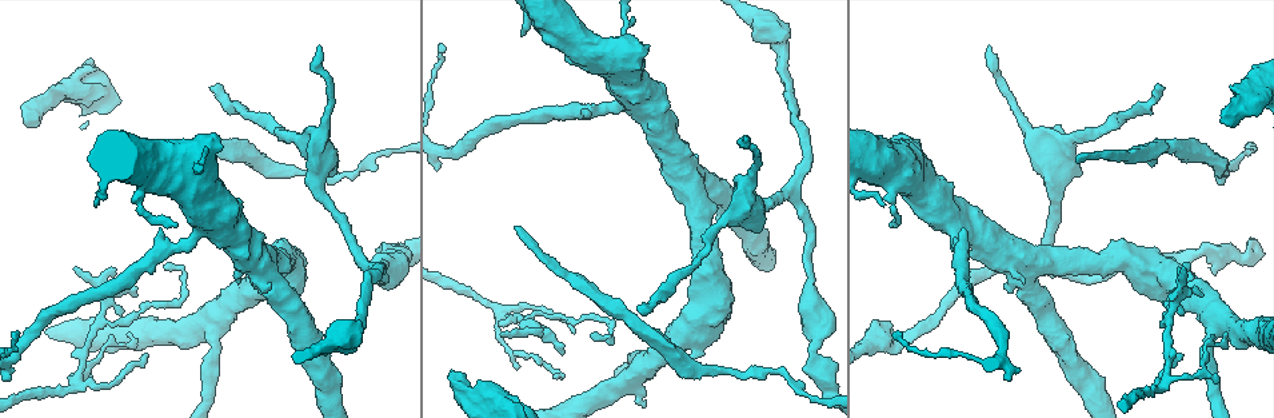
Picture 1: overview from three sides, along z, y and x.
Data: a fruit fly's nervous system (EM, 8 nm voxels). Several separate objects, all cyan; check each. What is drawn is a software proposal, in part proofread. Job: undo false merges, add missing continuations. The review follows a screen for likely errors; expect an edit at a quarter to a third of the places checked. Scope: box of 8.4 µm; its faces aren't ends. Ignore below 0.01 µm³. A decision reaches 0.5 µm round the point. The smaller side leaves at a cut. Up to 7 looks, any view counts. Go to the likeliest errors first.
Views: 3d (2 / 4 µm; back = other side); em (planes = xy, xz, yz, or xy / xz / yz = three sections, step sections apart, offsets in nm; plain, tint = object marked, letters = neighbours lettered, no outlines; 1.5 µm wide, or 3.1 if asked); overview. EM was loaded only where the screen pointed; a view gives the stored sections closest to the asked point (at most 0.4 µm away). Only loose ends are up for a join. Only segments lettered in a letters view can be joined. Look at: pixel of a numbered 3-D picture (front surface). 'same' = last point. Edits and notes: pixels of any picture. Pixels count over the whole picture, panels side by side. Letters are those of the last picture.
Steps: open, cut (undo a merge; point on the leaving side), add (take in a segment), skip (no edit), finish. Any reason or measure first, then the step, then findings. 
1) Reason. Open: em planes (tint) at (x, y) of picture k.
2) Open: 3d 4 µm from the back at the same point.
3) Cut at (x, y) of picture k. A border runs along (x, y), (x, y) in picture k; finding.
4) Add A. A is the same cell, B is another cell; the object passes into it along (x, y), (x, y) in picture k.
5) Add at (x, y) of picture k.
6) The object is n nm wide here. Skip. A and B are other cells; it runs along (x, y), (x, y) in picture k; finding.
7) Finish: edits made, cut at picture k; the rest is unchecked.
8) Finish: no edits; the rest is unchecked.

Open: em planes (letters) at (636, 309) of picture 1.

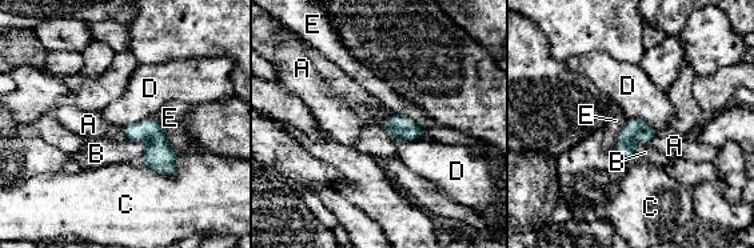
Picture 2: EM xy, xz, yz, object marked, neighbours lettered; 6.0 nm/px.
The longest contact is with E, 260 nm. Skip. A, B, C, D and E are other cells; no lettered segment goes on from it.

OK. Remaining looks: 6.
Tapers out. Open: 3d 4 µm at (1078, 162) of picture 1.

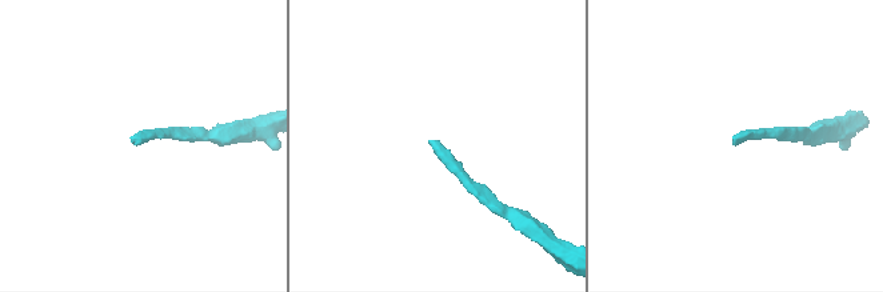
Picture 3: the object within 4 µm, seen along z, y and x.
Shape alone is not enough. Open: em planes (letters) at (132, 141) of picture 3.

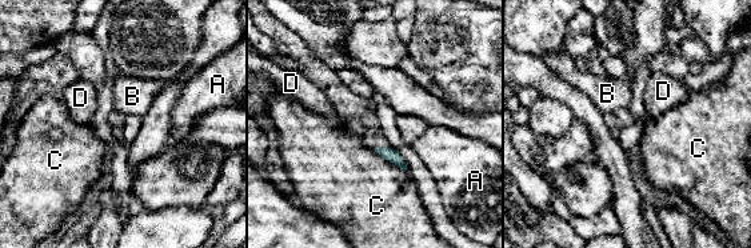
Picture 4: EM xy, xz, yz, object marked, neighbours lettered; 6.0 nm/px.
Skip. A, B, C and D are other cells; a border runs along (372, 150), (407, 172) in picture 4; none of them fits.

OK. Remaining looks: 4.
Thick end. Open: em 3.1 µm planes (letters) at (452, 370) of picture 1.

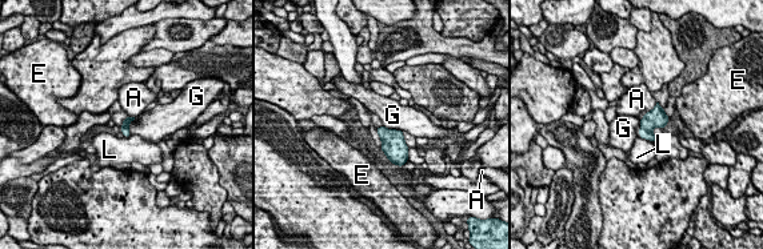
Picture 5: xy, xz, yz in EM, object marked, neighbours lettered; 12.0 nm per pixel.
Skip. A, E, G and L are other cells; a border runs along (383, 125), (403, 131) in picture 5; no lettered segment goes on from it.

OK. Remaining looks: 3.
Finish: no edits; the rest is unchecked.

